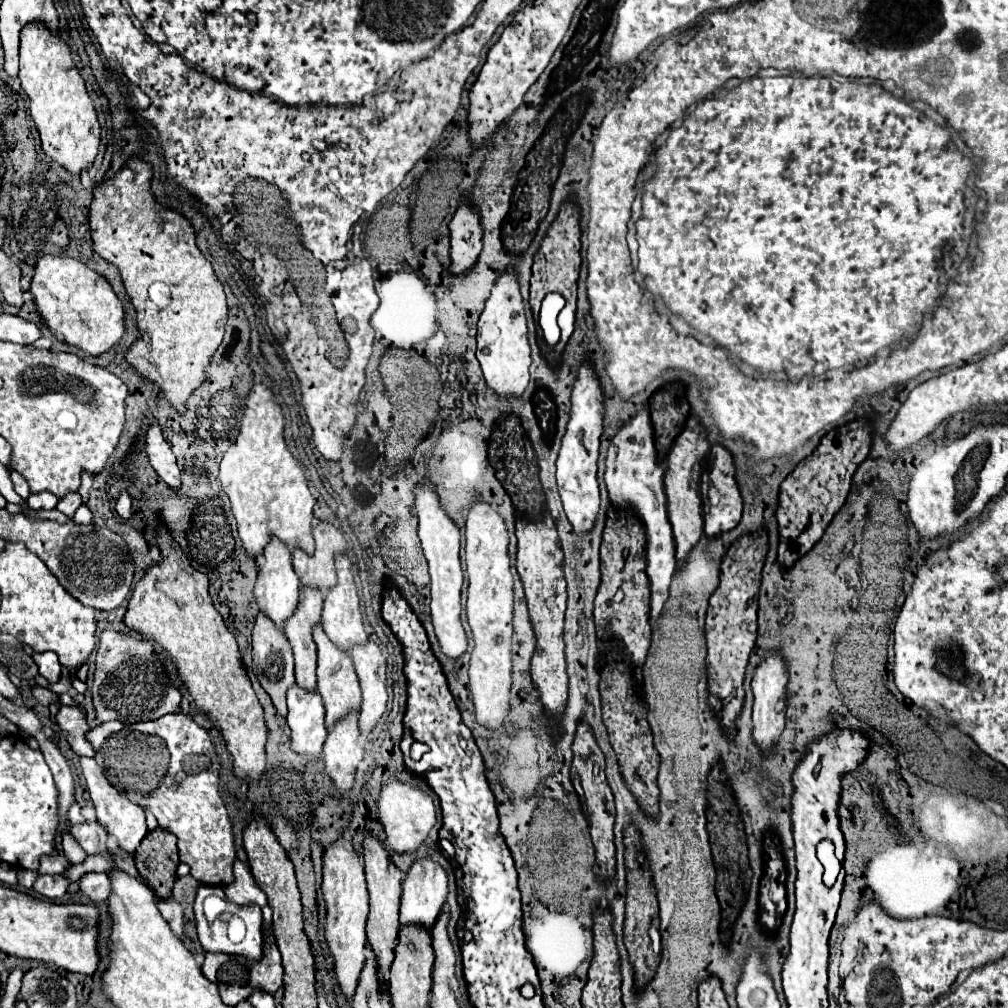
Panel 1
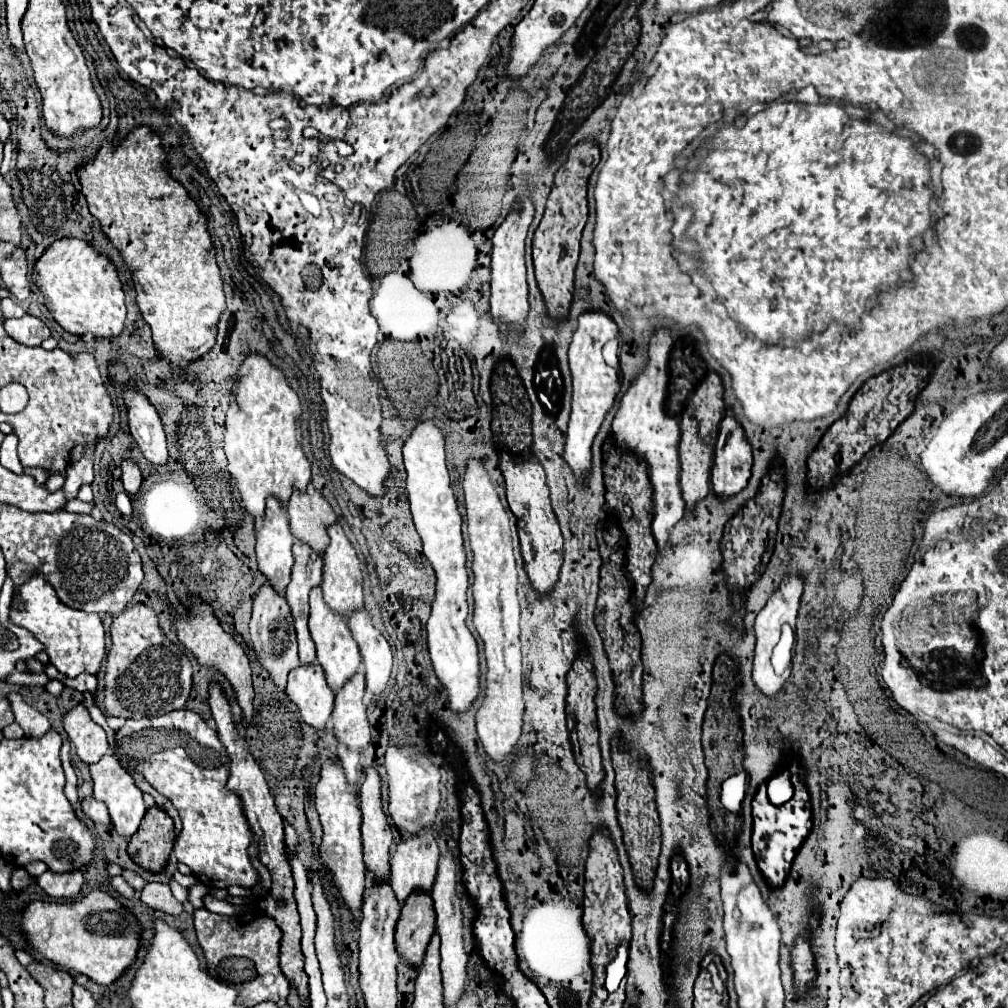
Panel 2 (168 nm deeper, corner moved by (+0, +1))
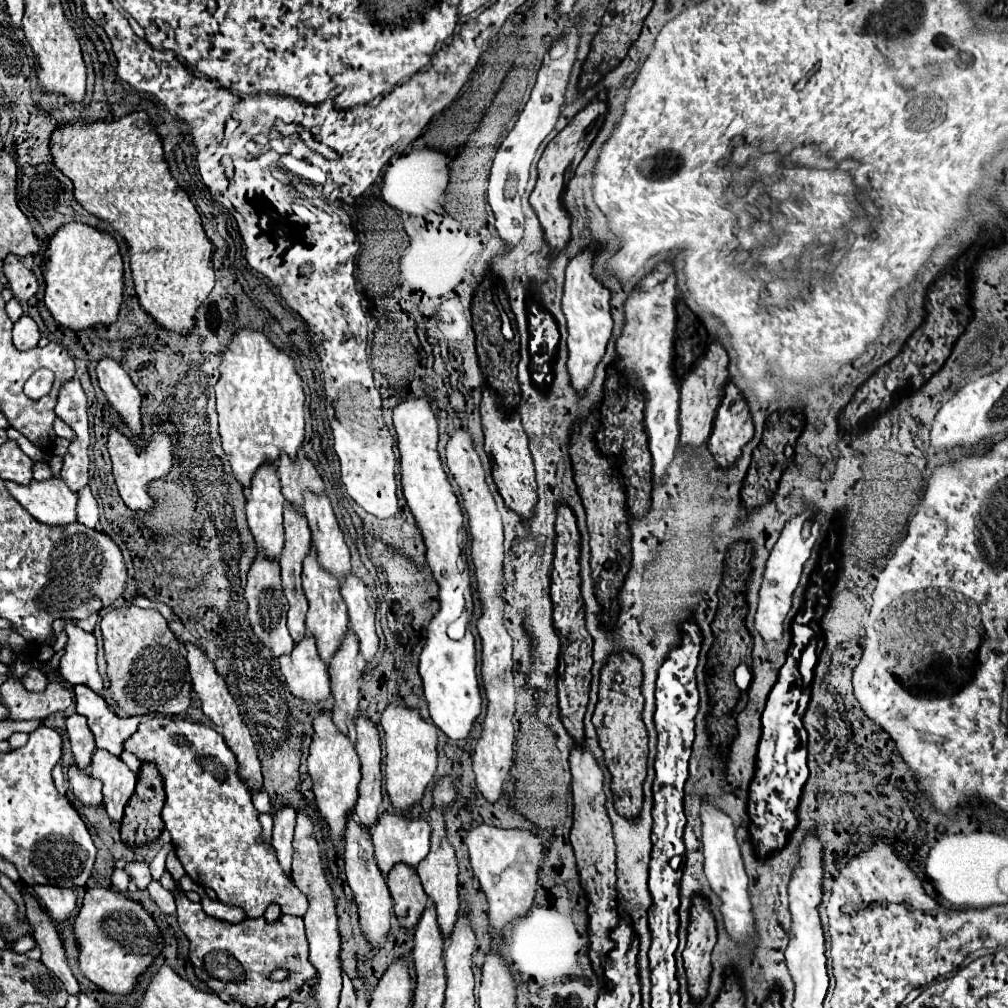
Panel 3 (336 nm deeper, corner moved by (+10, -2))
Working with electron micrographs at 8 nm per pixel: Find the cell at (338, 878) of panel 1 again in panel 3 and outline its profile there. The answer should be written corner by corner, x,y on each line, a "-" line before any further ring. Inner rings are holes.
321,712
313,720
313,728
315,728
315,738
313,738
313,744
309,750
307,766
309,766
309,776
313,778
313,794
315,794
317,814
321,820
327,822
329,840
337,848
343,844
347,820
353,814
353,806
357,802
357,786
361,780
359,768
361,766
359,766
359,758
357,758
357,752
355,752
351,740
335,728
329,712

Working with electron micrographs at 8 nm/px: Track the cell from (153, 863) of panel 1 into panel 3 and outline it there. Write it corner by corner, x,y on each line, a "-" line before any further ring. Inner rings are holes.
145,764
137,778
137,788
129,804
125,806
125,816
121,822
121,840
129,846
145,846
157,840
165,826
161,810
165,806
165,792
161,774

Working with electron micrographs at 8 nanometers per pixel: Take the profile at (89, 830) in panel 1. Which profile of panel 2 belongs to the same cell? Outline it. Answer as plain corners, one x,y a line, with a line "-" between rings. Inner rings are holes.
87,795
83,801
83,813
93,821
93,823
109,823
109,811
103,801
97,801
93,795

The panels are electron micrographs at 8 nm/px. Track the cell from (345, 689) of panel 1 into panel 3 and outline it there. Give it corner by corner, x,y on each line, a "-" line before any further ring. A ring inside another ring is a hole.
311,546
311,554
303,562
303,594
309,602
309,610
307,610
307,618
305,618
307,632
315,638
317,652
319,652
321,660
329,666
329,658
333,658
333,654
341,648
341,642
345,640
345,634
347,634
347,606
339,594
337,580
331,578
319,566
313,546

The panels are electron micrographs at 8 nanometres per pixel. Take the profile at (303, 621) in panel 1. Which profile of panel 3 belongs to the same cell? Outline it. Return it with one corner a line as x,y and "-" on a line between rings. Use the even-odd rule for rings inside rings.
285,504
283,528
285,528
285,548
283,548
281,558
279,558
279,564
281,564
281,584
283,584
283,594
285,594
287,602
289,602
287,628
289,628
289,634
293,638
293,642
297,644
307,634
307,630
305,630
307,600
305,600
305,594
301,590
301,570
303,570
303,560
309,556
309,550
311,550
311,534
309,534
309,526
307,526
307,520
303,518
303,514
295,512
289,504

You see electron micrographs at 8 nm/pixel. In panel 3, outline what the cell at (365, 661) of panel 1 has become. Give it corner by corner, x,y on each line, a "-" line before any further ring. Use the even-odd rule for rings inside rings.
353,574
341,582
341,596
349,610
349,628
359,640
361,658
371,662
379,650
379,638
375,632
375,596

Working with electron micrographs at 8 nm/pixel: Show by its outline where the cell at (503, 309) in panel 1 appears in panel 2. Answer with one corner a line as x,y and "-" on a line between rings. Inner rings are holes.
519,197
505,217
505,221
497,227
493,237
493,261
491,261
491,315
499,319
503,325
515,323
519,327
525,325
525,317
529,311
527,305
527,279
525,279
525,237
527,229
533,221
533,203
529,197

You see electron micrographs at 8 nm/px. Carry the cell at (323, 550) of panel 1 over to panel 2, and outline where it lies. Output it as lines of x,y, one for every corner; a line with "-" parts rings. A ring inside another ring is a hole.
313,485
307,491
293,489
287,513
293,537
323,553
323,547
327,547
327,523
335,523
337,519
329,501

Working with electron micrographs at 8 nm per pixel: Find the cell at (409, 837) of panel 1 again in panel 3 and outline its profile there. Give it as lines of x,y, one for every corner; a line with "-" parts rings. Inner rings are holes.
391,704
381,714
381,726
385,732
385,788
393,810
401,814
421,804
427,784
435,776
437,768
437,726
427,724
421,716
401,704

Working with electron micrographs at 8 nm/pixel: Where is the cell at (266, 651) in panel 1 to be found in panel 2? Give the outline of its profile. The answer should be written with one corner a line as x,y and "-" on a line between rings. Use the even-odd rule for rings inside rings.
265,581
253,601
253,615
249,621
251,629
251,641
257,653
257,659
261,665
269,671
271,679
279,689
285,687
287,683
287,673
295,667
299,667
299,657
297,657
297,637
295,637
295,627
293,627
293,617
291,617
291,607
285,597
281,597
269,581

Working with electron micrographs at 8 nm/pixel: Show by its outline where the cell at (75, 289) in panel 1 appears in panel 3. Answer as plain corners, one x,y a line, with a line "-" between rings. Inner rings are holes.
79,222
61,226
45,250
43,280
43,304
59,326
85,330
117,322
123,296
123,260
111,236

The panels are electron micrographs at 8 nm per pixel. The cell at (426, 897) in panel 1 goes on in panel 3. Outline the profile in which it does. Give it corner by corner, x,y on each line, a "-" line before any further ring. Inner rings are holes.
381,814
379,822
371,830
371,840
375,844
375,860
381,874
387,878
389,870
393,870
393,866
397,864
407,864
415,868
429,854
429,836
431,836
431,826
423,818
409,820
405,816

